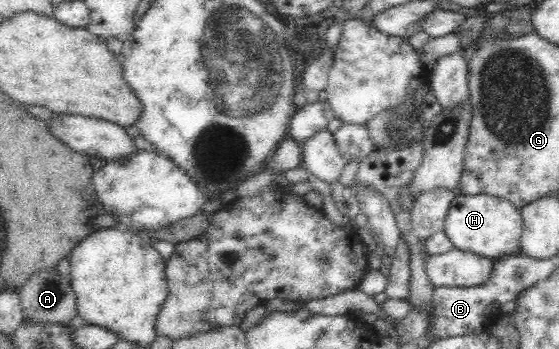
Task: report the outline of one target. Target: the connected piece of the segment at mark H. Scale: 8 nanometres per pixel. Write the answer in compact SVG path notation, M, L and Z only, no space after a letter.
M454 194L444 222L444 231L455 249L498 259L504 255L519 254L519 240L523 219L518 208L508 200L490 194Z

